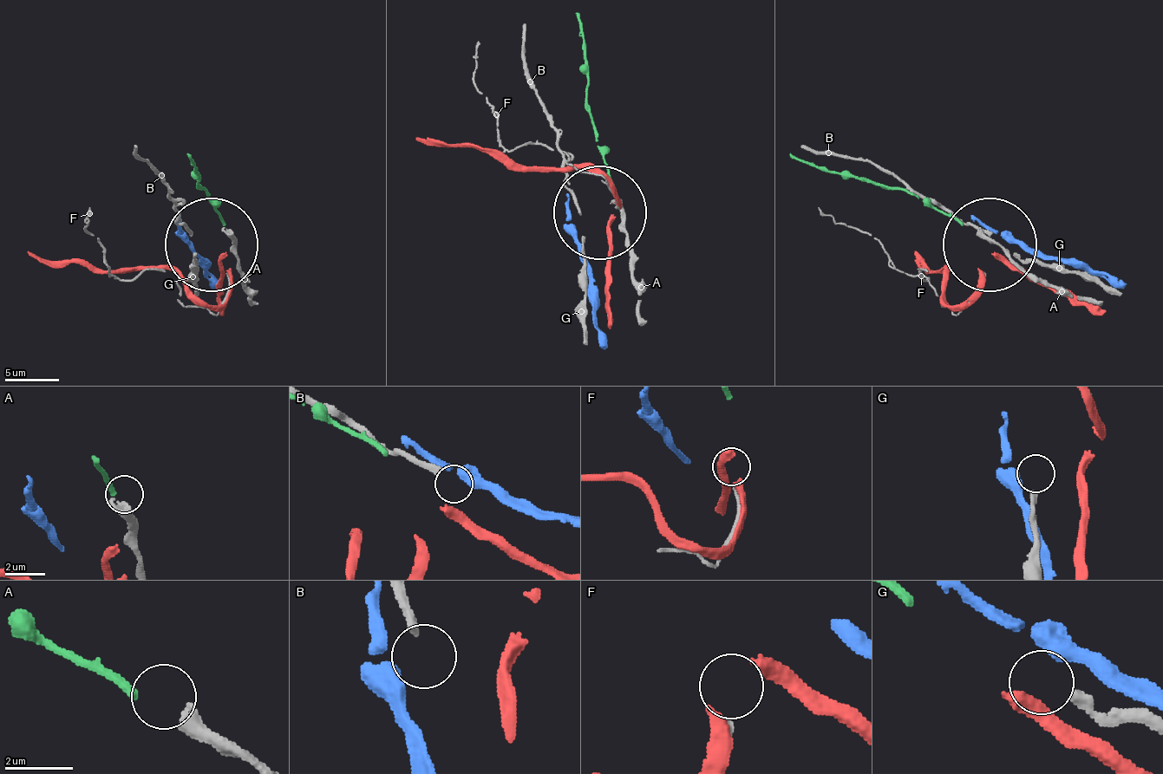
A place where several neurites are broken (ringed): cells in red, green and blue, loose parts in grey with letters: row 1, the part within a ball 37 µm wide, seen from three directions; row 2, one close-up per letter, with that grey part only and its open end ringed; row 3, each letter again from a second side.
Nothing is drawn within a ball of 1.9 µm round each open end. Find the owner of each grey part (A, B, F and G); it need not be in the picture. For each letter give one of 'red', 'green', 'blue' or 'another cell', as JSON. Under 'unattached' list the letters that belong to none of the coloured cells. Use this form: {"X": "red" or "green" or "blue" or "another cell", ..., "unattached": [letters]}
{"A": "another cell", "B": "another cell", "F": "another cell", "G": "another cell", "unattached": ["A", "B", "F", "G"]}

